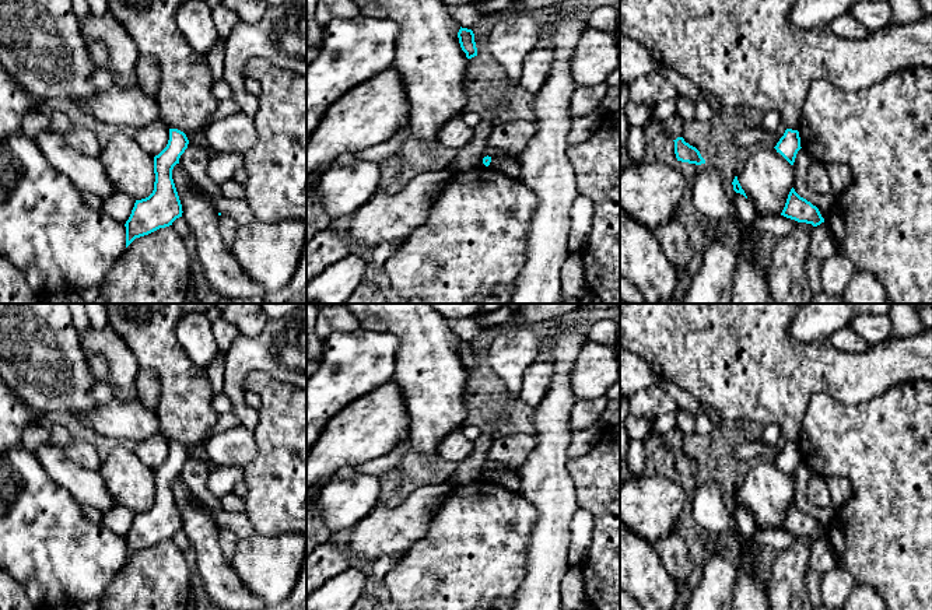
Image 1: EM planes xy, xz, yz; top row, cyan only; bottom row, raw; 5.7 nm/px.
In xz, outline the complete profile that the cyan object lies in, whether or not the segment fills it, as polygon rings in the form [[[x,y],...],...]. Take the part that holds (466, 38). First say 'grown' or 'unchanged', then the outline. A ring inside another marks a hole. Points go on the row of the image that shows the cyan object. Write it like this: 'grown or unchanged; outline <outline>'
unchanged; outline [[[462,28],[458,32],[459,43],[467,59],[477,56],[474,34],[472,29]]]

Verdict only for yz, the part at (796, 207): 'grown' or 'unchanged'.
unchanged

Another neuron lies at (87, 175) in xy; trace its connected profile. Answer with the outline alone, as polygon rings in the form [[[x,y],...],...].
[[[43,126],[34,141],[48,162],[64,173],[80,193],[91,193],[105,200],[116,192],[99,158],[80,154],[64,141],[64,136]]]

